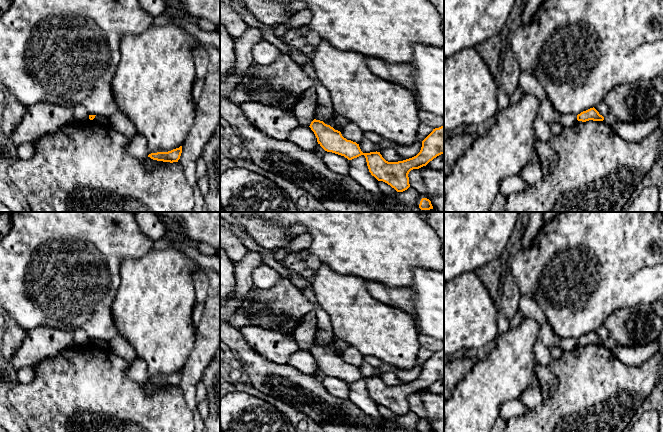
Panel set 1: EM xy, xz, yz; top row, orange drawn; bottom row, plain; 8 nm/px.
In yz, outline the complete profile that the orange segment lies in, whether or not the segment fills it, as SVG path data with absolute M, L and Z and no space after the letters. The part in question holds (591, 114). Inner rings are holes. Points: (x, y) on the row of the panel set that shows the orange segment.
M593 107L578 114L577 120L582 122L586 122L589 120L603 121L604 117L600 115L599 112Z

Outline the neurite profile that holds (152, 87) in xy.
M171 23L152 25L140 34L126 35L121 40L120 62L112 80L112 92L119 114L126 116L133 124L136 134L147 140L148 155L168 152L182 146L194 124L197 108L192 88L196 80L194 43L197 40L183 27Z

